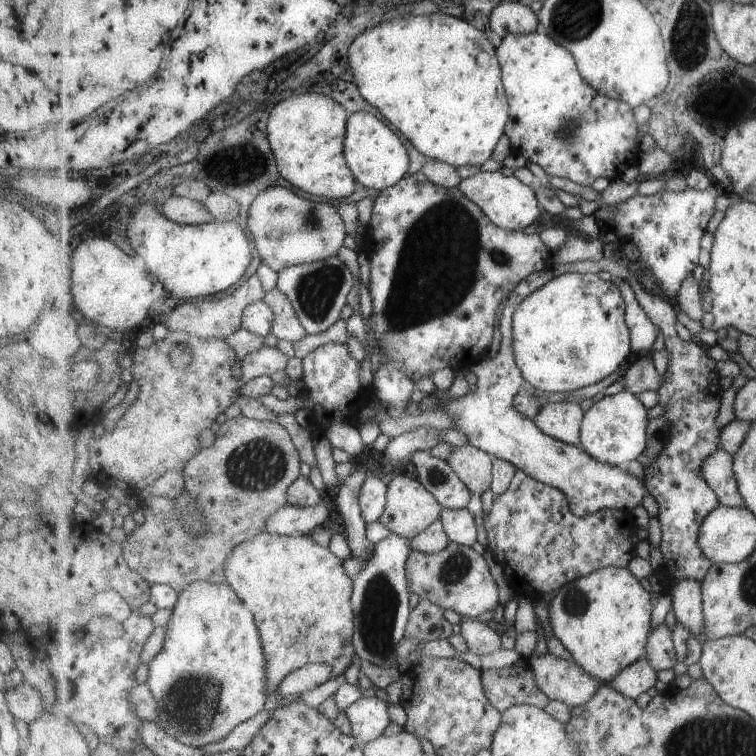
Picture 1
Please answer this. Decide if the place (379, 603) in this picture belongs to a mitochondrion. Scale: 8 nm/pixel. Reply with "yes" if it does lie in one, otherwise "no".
yes

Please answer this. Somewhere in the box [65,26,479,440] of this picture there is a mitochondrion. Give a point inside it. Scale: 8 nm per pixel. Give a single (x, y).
(316, 290)

